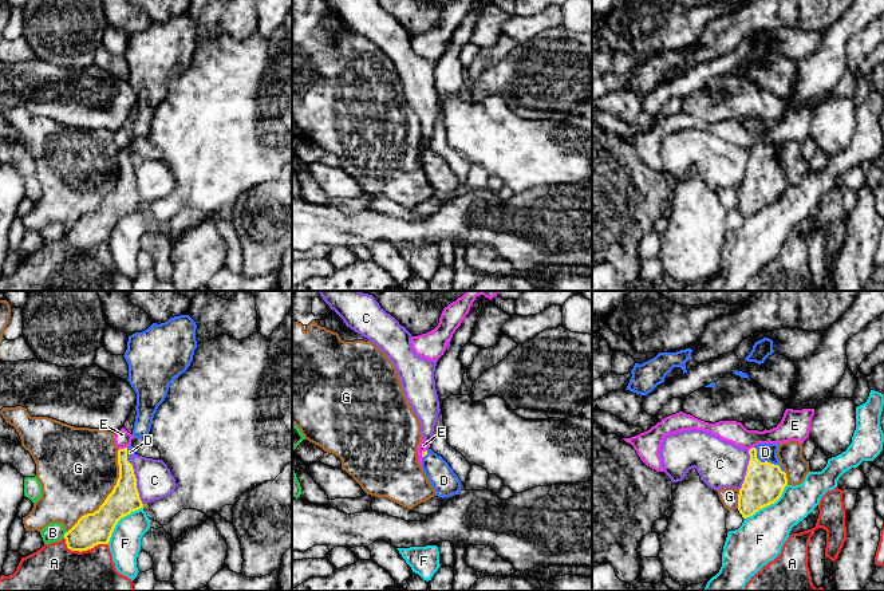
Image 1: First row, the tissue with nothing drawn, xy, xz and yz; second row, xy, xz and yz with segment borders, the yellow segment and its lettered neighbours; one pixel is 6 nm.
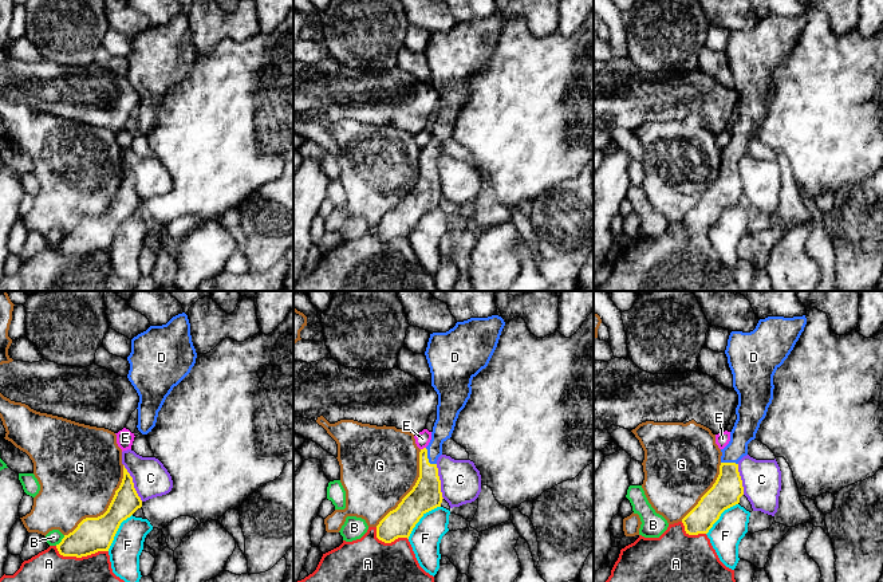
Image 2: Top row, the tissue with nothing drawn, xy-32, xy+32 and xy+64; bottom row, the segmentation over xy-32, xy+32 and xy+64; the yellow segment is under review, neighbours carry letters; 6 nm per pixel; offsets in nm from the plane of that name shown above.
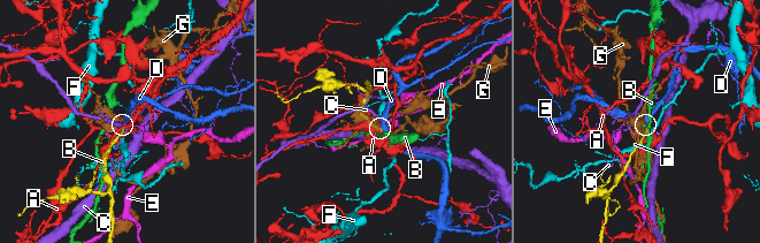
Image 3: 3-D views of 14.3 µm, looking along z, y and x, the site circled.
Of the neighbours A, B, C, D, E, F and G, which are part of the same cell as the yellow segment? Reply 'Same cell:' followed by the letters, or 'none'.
Same cell: D

